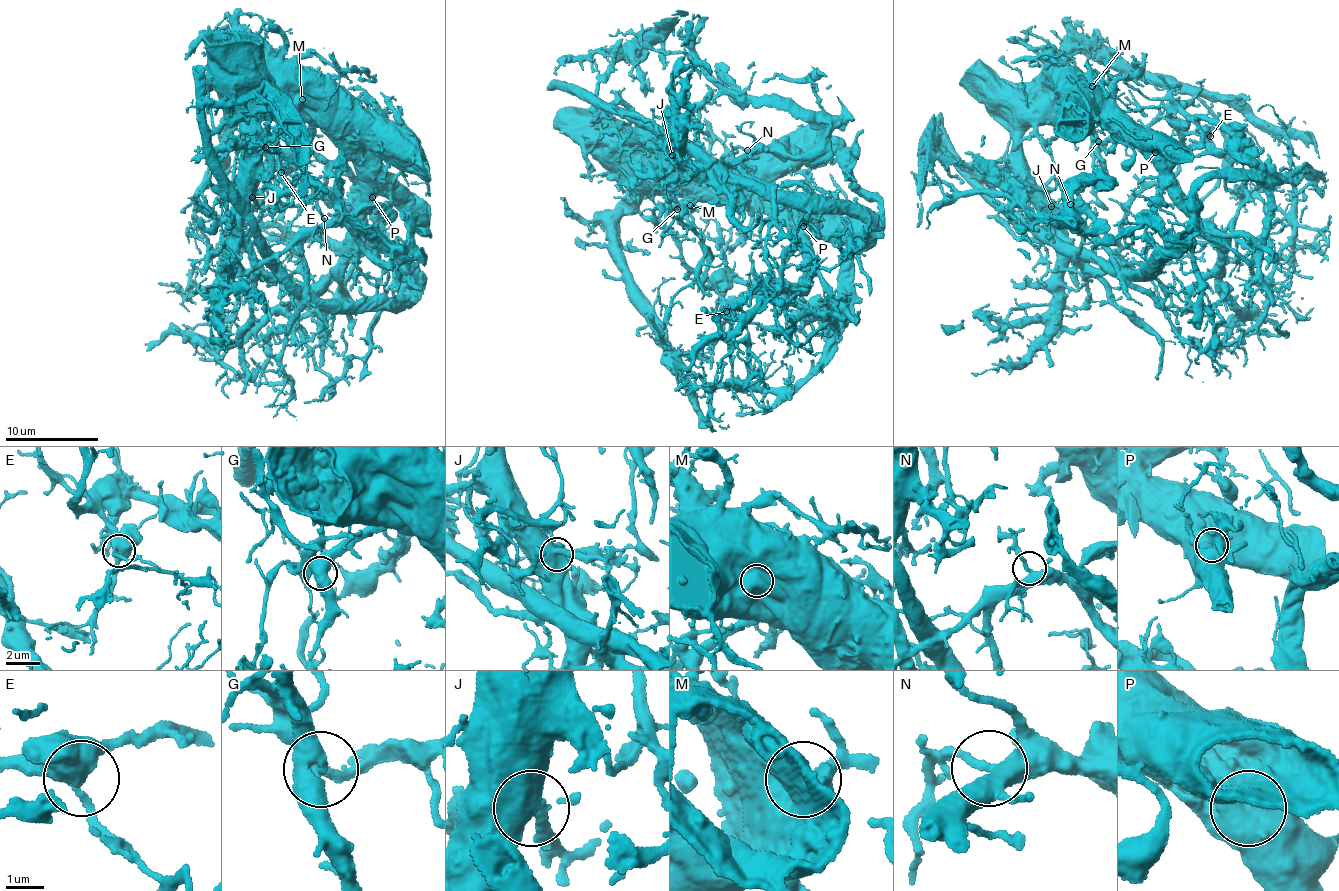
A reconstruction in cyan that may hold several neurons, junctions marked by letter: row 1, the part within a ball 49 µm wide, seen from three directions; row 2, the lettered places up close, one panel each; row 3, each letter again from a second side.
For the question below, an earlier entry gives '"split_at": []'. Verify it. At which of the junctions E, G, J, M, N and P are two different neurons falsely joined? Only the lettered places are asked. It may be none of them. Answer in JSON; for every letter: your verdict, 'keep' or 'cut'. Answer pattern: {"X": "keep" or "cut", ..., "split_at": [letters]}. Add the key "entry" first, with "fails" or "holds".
{"entry": "fails", "E": "keep", "G": "cut", "J": "keep", "M": "keep", "N": "keep", "P": "keep", "split_at": ["G"]}

